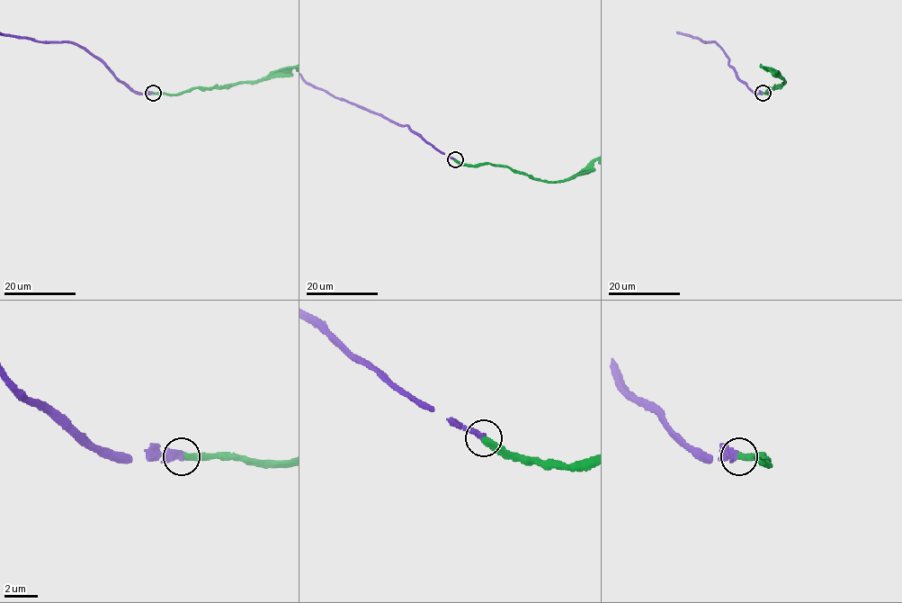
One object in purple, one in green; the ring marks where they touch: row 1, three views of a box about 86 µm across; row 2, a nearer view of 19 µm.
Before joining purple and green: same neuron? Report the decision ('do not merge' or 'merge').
merge

